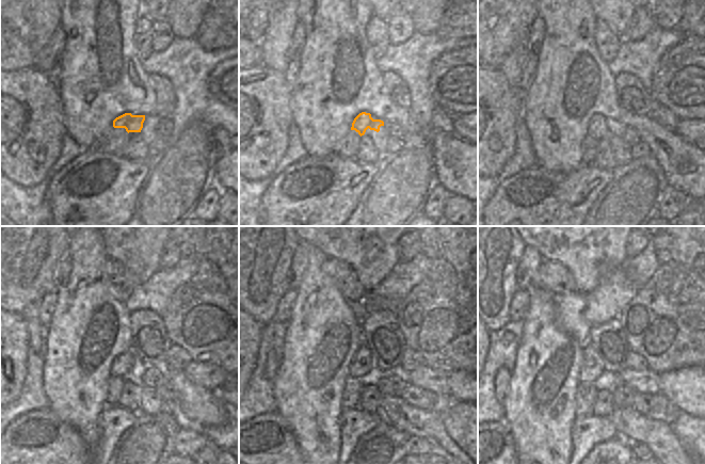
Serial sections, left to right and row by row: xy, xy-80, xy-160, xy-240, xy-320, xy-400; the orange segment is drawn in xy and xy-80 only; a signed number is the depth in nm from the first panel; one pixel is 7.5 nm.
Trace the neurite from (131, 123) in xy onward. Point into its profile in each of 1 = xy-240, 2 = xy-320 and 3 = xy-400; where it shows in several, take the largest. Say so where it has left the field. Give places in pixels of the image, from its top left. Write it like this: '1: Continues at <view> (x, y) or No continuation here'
1: Continues at xy-240 (123, 364)
2: Continues at xy-320 (361, 364)
3: Continues at xy-400 (591, 367).

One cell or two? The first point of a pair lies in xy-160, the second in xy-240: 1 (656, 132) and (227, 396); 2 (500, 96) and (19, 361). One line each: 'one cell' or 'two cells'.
1: two cells
2: one cell

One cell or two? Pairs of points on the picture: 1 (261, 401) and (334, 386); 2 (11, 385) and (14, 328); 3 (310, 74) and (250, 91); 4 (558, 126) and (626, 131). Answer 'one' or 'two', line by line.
1: two
2: one
3: two
4: two

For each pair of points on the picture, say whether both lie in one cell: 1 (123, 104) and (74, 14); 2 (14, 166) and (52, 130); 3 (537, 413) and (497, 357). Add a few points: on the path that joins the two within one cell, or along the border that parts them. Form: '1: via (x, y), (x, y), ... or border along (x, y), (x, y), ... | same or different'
1: via (103, 81), (101, 56), (95, 36) | same
2: via (23, 157), (43, 138) | same
3: border along (517, 346), (514, 367), (511, 370) | different

